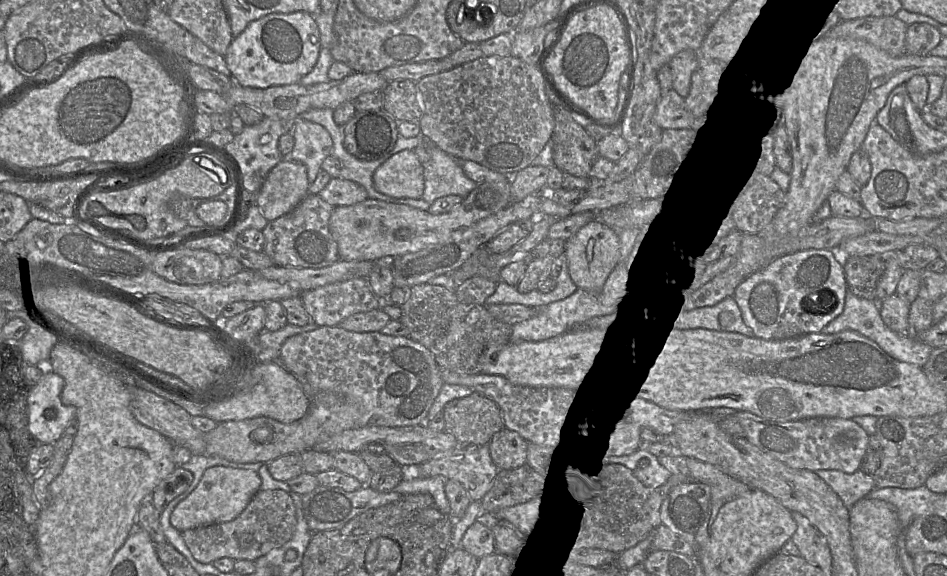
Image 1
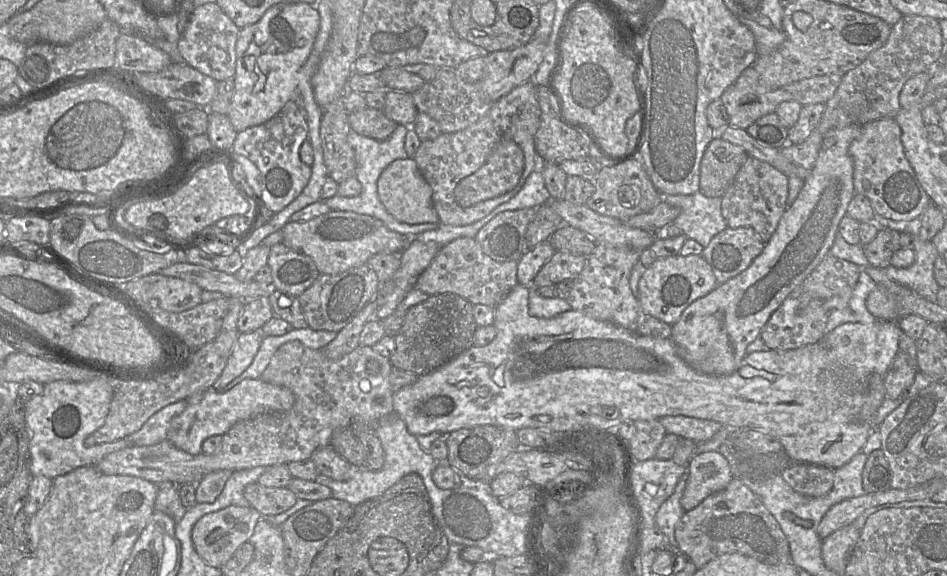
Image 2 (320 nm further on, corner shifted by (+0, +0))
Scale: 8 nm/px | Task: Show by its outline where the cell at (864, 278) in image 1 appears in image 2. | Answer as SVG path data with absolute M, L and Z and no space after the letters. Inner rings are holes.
M882 228L874 240L862 246L862 249L872 267L885 269L891 265L895 252L906 248L913 249L913 238L909 232Z

